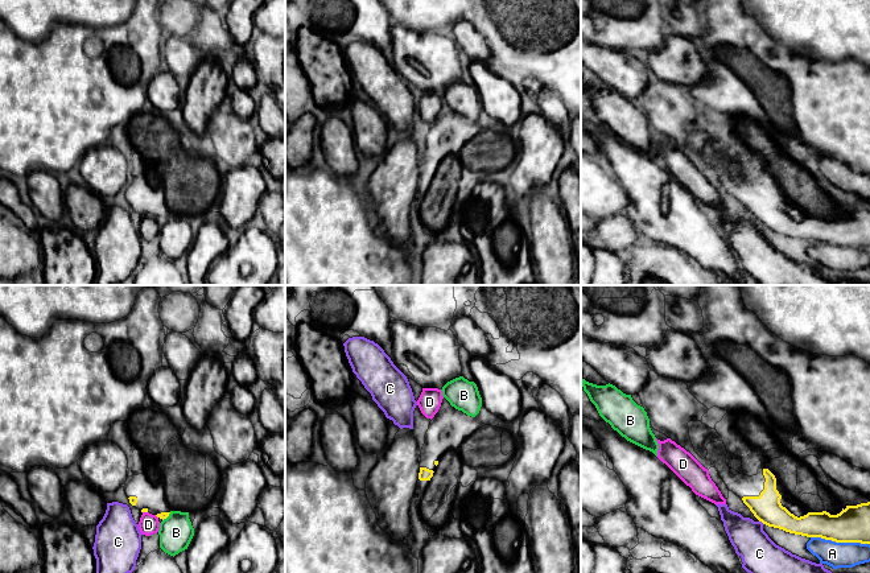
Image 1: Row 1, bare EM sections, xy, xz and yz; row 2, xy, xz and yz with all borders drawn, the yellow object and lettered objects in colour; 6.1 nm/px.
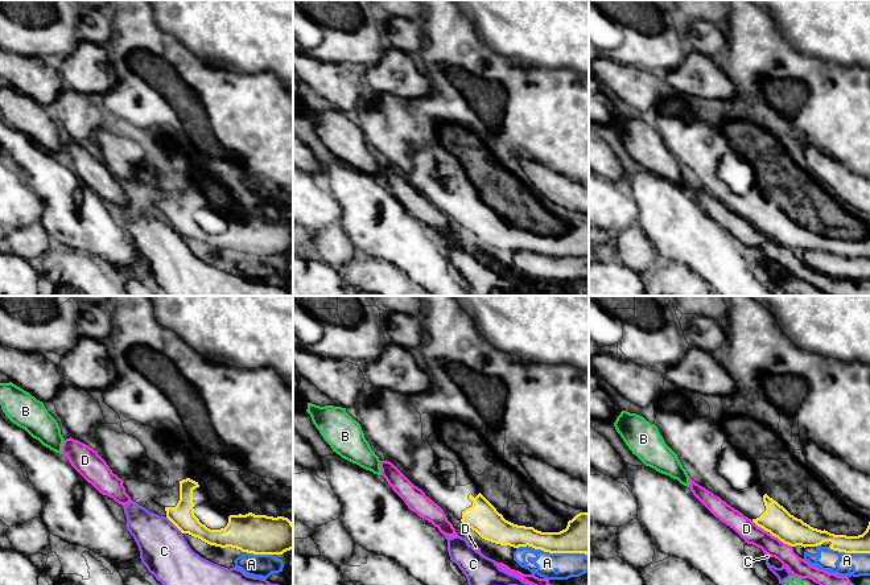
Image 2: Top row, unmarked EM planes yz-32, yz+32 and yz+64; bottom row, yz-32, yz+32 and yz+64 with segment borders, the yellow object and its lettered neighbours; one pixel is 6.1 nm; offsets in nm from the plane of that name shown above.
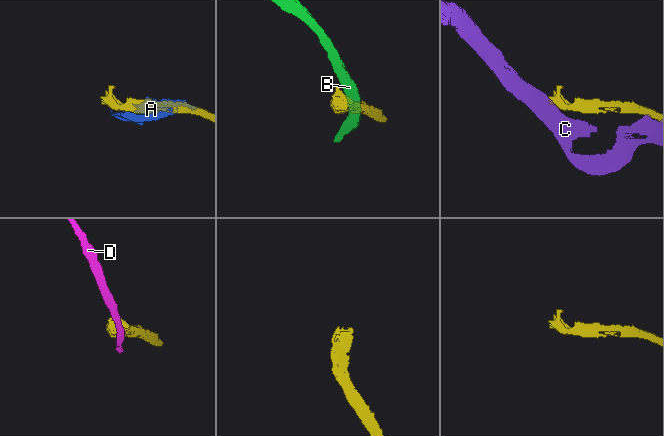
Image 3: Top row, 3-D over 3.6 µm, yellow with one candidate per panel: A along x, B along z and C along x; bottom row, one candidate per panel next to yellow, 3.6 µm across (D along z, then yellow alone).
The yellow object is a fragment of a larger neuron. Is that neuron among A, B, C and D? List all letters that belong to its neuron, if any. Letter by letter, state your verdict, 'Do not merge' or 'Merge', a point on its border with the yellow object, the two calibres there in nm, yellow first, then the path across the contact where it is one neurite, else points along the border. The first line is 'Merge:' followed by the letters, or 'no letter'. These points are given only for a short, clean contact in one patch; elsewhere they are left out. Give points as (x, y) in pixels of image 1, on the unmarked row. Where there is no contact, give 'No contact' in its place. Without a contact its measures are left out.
Merge: no letter
A: Do not merge. Touches yellow at yz (840, 246). Thickness 220 nm (yellow) against 160 nm
B: Do not merge. Touches yellow at xy (167, 221). Thickness 50 nm (yellow) against 200 nm. Boundary: xy (170, 217), (163, 225)
C: Do not merge. Touches yellow at yz (762, 226). Thickness 180 nm (yellow) against 240 nm. Boundary: yz (759, 225), (763, 227)
D: Do not merge. Touches yellow at xy (145, 215). Thickness 30 nm (yellow) against 120 nm. Boundary: xy (143, 215), (147, 217)

